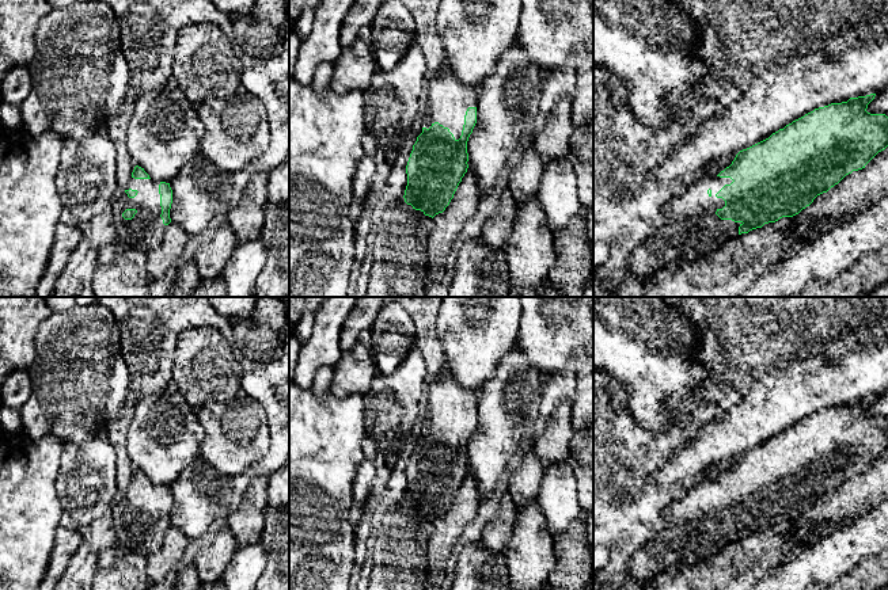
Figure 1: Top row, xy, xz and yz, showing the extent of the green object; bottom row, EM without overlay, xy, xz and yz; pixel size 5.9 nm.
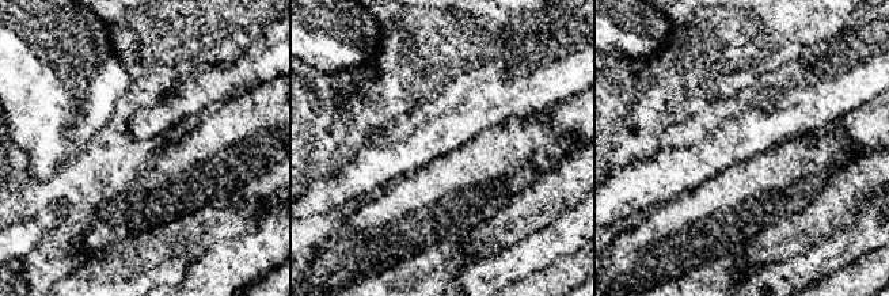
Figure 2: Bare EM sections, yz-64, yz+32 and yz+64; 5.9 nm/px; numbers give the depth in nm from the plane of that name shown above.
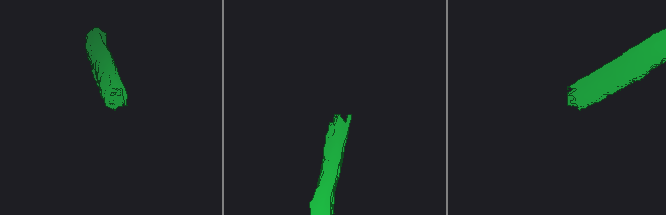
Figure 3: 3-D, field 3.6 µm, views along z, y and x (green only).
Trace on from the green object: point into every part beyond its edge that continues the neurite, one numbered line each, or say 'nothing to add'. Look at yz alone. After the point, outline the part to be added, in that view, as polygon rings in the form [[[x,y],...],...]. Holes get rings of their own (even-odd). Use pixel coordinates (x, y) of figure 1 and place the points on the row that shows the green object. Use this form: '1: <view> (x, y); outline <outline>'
1: yz (691, 229); outline [[[705,178],[673,198],[663,210],[665,225],[654,232],[654,237],[633,248],[627,260],[627,275],[646,277],[650,282],[665,273],[679,270],[702,255],[720,248],[725,241],[739,236],[743,222],[721,220],[716,212],[725,206],[716,194],[730,184],[730,178]]]

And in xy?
1: xy (145, 231); outline [[[130,178],[126,190],[137,190],[134,198],[125,193],[119,202],[113,206],[113,221],[118,240],[144,252],[156,248],[164,237],[167,225],[160,217],[160,182],[153,179]],[[126,209],[136,209],[137,213],[132,220],[125,220],[122,213]]]

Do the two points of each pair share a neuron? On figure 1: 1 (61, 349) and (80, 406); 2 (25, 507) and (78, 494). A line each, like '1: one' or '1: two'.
1: one
2: two

